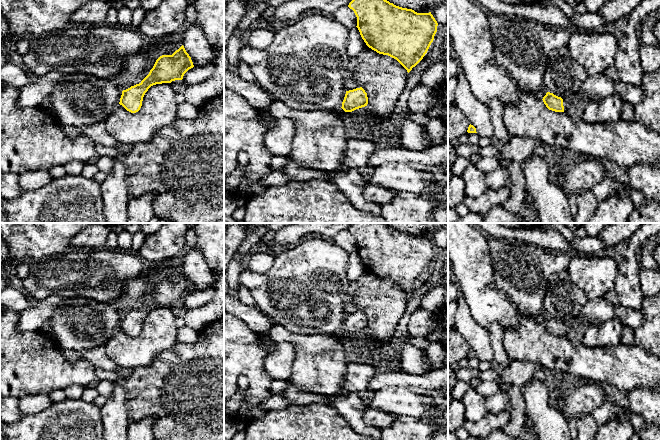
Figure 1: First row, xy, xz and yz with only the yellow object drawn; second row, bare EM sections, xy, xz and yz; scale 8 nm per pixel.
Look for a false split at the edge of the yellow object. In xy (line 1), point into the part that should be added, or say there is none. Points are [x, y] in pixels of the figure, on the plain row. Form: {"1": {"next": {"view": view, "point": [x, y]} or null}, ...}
{"1": {"next": null}}

